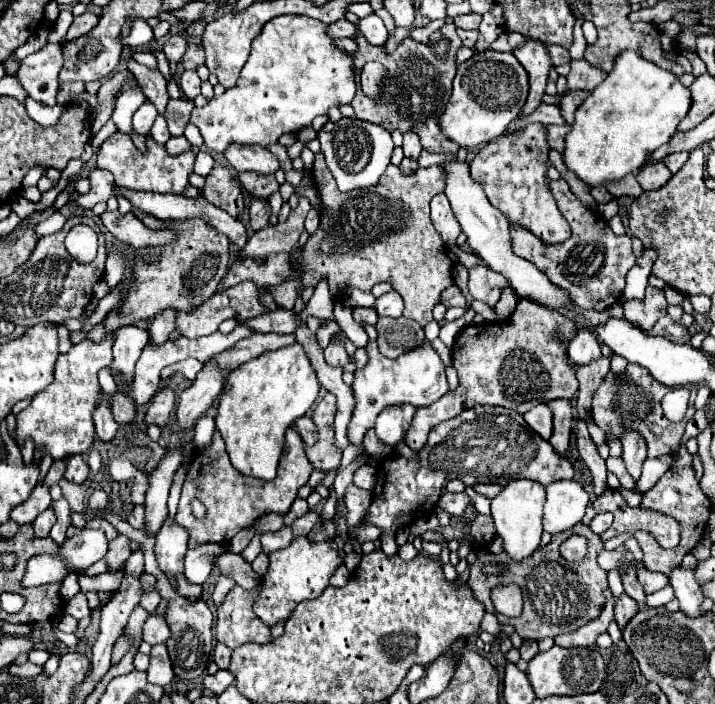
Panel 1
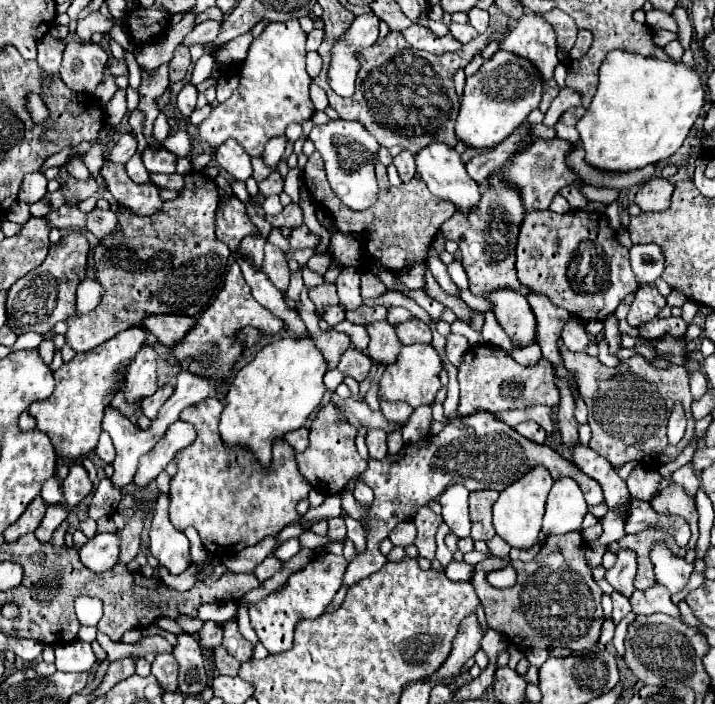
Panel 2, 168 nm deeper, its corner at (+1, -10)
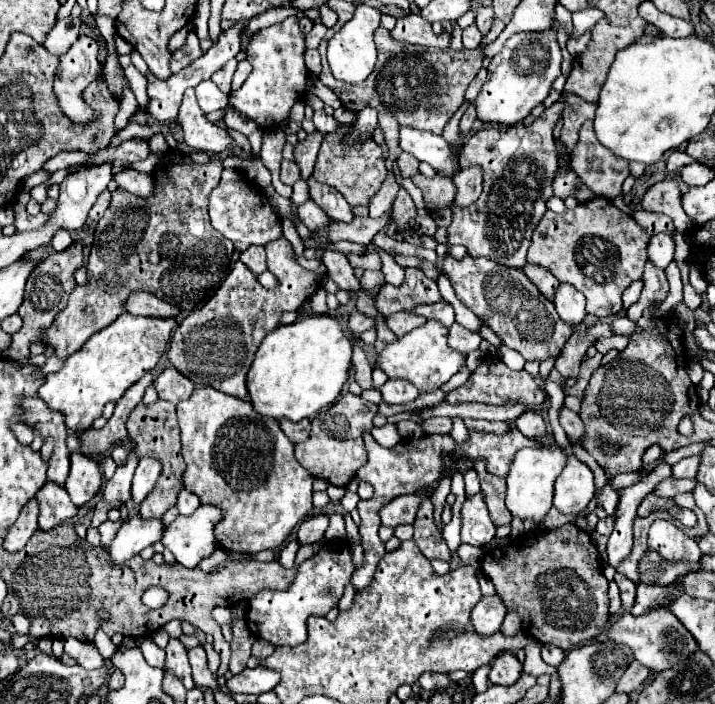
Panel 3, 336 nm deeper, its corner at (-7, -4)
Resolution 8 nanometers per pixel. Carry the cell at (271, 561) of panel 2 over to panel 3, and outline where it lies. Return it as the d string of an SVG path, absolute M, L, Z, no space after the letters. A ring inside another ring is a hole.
M290 540L284 548L282 548L282 552L280 552L280 562L282 562L282 566L286 566L286 568L290 568L290 566L294 566L294 558L296 558L296 552L298 552L298 542L296 540Z

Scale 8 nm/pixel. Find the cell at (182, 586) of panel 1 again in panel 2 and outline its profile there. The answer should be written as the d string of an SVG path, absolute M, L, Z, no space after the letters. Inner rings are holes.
M190 566L186 572L182 572L182 574L178 574L178 576L172 576L170 572L166 572L166 568L158 568L158 578L160 578L166 586L170 586L172 590L188 592L188 590L194 586L194 582L196 582L196 570L198 570L198 568Z

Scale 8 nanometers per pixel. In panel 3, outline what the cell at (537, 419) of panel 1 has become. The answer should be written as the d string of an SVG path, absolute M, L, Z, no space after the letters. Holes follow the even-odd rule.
M528 410L526 414L518 416L514 420L514 424L528 438L542 438L546 434L546 424L544 424L542 416L538 412L534 412L534 410Z

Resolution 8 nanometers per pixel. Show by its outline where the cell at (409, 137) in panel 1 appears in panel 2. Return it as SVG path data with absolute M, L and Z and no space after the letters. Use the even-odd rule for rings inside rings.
M402 150L396 158L394 158L394 166L398 168L398 174L402 178L402 182L408 182L414 178L414 172L416 172L416 158L412 152L408 150Z

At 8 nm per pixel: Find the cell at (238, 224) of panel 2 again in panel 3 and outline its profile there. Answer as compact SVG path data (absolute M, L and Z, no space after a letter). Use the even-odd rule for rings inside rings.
M224 168L220 184L216 188L210 194L210 222L214 230L224 234L228 240L232 240L238 252L244 252L248 246L264 246L282 236L278 214L266 200L264 192L254 190L256 186L242 172L234 168ZM216 188L222 190L218 190L216 194Z

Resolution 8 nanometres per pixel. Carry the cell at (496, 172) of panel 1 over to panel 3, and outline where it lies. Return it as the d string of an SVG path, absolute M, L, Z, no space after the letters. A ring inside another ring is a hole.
M588 120L580 128L580 140L570 152L570 166L578 178L596 194L614 200L622 192L622 182L630 174L630 162L606 150Z

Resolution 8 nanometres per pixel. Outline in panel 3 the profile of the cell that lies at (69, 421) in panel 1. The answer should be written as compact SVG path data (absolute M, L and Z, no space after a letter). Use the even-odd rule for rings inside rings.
M122 314L110 326L106 326L106 330L96 332L90 340L84 342L80 350L68 356L58 372L46 376L38 396L52 410L62 410L70 430L88 430L92 420L102 416L104 404L118 402L128 386L138 382L158 364L174 326L174 318L144 318Z

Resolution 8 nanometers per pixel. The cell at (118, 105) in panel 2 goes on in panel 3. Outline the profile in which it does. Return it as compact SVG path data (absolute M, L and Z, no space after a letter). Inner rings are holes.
M132 64L124 70L124 74L126 74L126 78L128 78L128 82L130 82L136 98L138 98L138 104L144 106L146 104L146 78Z

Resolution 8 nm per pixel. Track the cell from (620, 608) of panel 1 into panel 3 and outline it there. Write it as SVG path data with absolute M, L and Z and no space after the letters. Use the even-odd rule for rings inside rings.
M616 574L616 576L614 576L614 582L616 582L616 584L618 584L618 588L620 588L620 596L622 596L622 608L624 608L624 612L628 612L628 610L630 610L630 606L634 604L636 584L634 584L630 578L626 578L624 574Z

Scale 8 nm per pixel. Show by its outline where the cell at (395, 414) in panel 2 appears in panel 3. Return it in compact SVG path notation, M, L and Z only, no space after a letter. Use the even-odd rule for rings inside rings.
M388 378L386 384L380 386L380 392L384 396L384 402L388 404L406 404L418 398L418 390L416 386L412 386L412 382L404 382L398 378Z

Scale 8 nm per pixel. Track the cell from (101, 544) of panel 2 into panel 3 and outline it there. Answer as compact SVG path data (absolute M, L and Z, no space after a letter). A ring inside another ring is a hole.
M140 516L130 518L118 530L114 542L108 546L108 554L116 564L124 564L128 558L140 554L144 548L160 542L164 532L164 522L160 518L144 520Z

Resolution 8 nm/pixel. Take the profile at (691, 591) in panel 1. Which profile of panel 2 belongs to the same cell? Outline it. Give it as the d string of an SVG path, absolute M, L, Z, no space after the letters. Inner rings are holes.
M656 544L652 548L650 560L654 564L658 584L666 586L670 590L670 594L678 594L684 590L692 570L694 570L692 564L688 564L684 558L674 556L664 544Z

